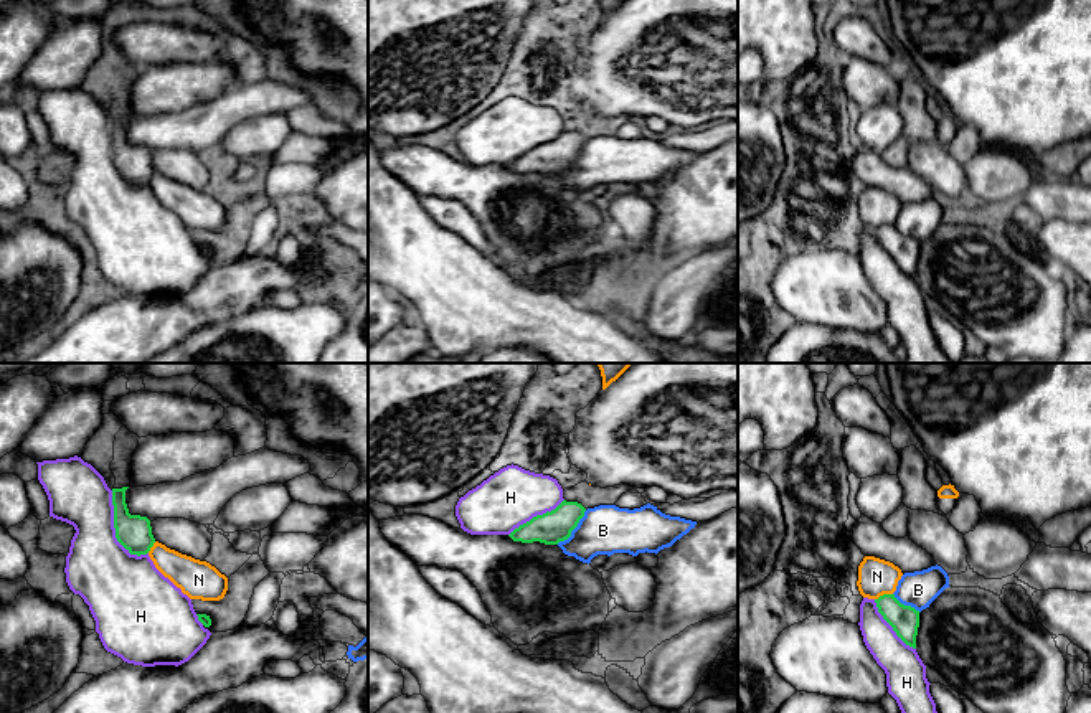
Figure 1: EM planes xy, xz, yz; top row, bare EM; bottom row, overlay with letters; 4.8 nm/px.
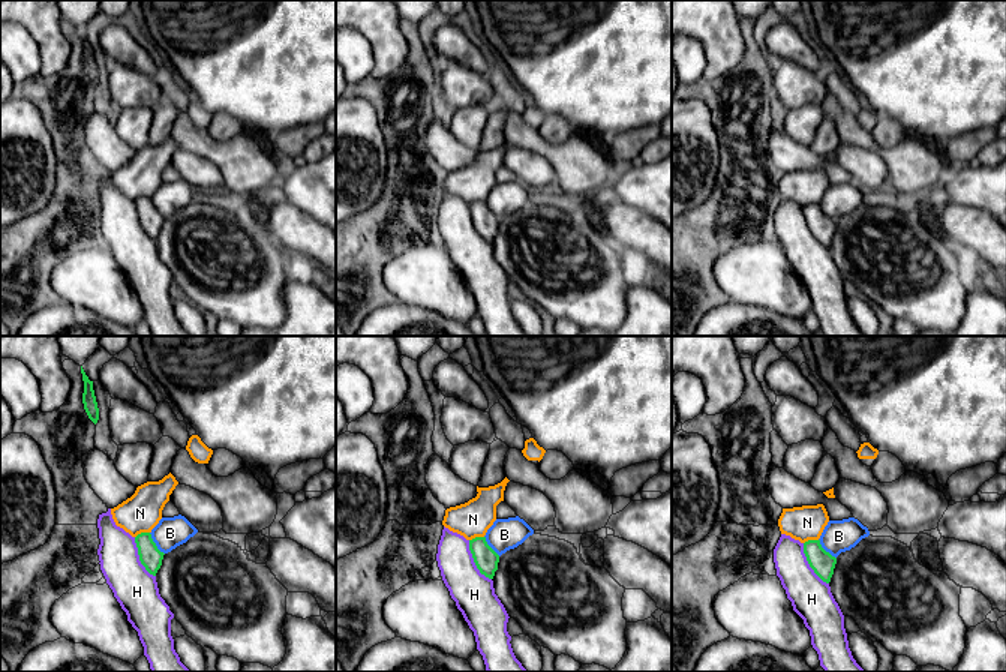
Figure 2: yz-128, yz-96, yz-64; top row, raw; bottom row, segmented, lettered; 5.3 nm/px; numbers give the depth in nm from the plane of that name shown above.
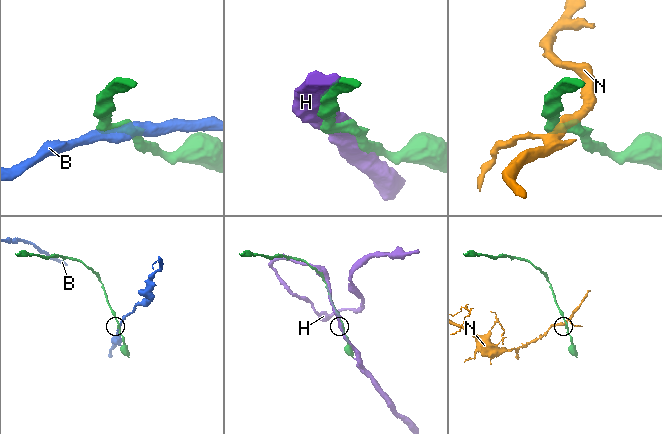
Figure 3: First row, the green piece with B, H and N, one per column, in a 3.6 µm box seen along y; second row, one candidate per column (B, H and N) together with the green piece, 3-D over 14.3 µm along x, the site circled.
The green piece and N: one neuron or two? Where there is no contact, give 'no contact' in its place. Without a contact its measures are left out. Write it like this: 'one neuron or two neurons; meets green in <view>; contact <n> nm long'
two neurons; meets green in yz; contact 90 nm long

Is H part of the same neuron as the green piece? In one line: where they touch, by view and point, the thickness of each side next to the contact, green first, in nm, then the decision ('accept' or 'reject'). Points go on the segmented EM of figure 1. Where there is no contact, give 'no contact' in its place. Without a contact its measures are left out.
xy (116, 530) | 170/320 nm | accept

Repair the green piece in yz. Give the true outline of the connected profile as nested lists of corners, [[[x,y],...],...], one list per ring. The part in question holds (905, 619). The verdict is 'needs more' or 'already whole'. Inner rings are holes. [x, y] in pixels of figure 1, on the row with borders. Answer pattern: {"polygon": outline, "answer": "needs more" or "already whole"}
{"polygon": [[[883,594],[875,599],[878,612],[893,627],[896,635],[909,647],[916,649],[919,627],[919,611],[901,604],[895,594]]], "answer": "already whole"}

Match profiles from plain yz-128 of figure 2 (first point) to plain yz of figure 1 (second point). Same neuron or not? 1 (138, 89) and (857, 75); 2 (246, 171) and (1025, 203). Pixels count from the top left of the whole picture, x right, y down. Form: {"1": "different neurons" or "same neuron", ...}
{"1": "same neuron", "2": "different neurons"}

